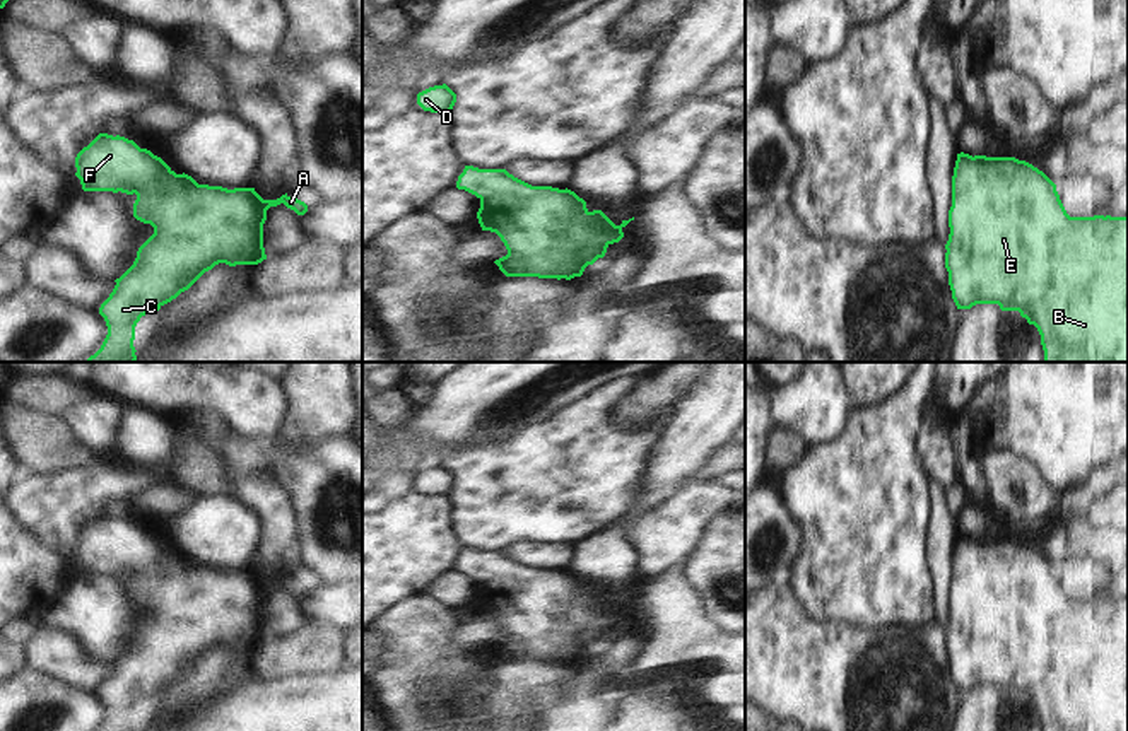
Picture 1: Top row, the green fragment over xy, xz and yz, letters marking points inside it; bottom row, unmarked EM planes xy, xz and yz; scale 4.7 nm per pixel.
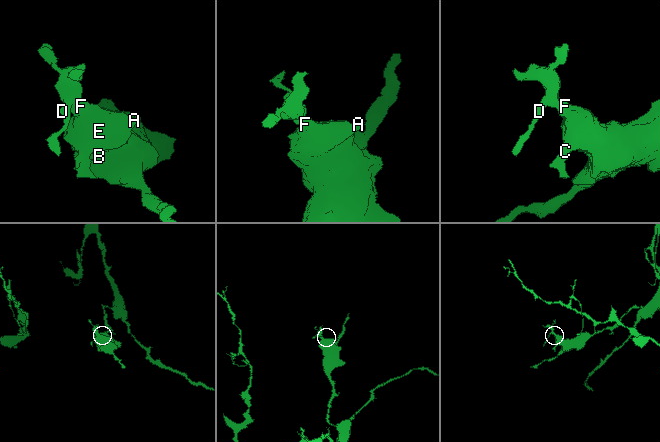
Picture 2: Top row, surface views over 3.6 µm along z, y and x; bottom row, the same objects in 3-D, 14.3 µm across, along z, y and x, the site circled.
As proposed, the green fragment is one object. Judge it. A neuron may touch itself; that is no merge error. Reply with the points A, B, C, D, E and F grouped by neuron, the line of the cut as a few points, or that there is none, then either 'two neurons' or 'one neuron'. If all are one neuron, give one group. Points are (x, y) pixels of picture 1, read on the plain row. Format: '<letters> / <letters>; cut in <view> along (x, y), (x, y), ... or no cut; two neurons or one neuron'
A B C D E F; no cut; one neuron

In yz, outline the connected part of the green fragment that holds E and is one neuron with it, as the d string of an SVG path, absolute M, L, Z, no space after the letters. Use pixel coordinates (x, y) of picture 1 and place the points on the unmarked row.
M957 536L952 558L945 651L957 692L998 687L1019 693L1041 717L1043 731L1128 731L1128 599L1070 599L1056 567L1015 540Z

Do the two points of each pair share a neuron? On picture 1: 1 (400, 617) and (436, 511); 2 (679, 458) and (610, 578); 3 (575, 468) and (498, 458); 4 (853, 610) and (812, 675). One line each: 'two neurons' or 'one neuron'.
1: two neurons
2: one neuron
3: one neuron
4: two neurons

